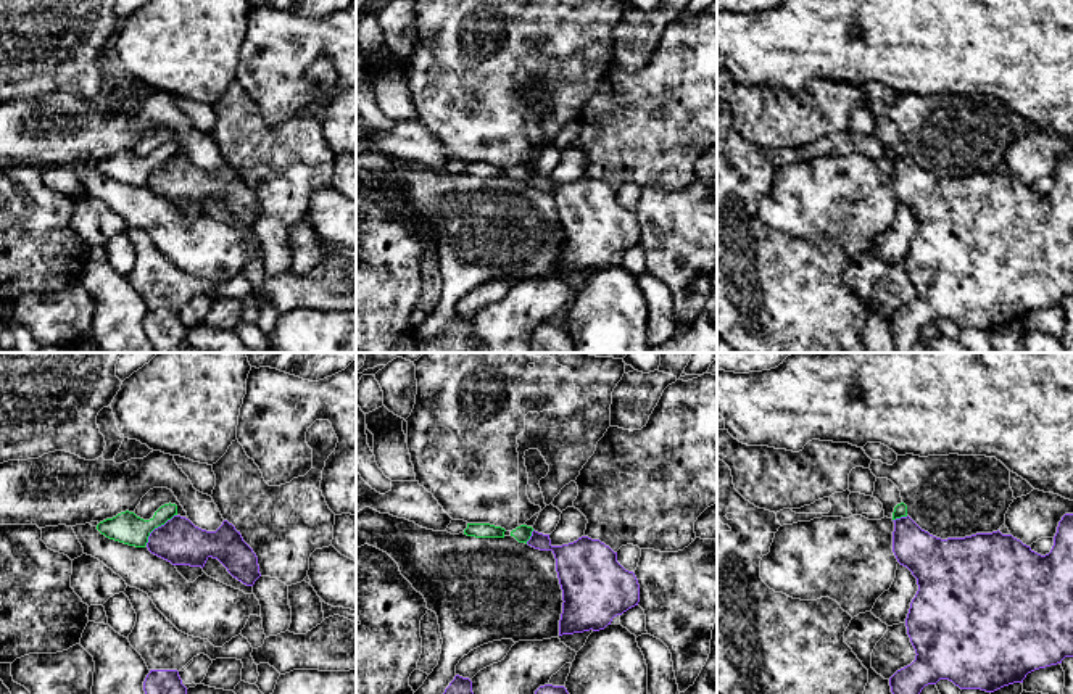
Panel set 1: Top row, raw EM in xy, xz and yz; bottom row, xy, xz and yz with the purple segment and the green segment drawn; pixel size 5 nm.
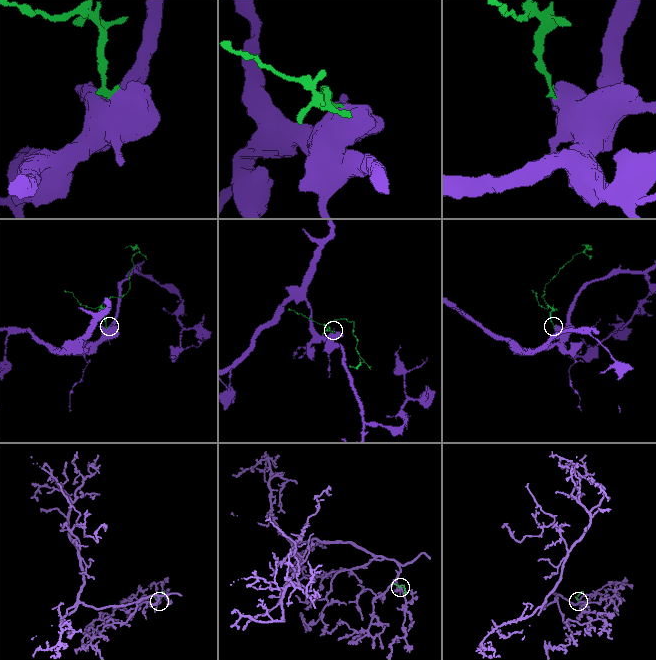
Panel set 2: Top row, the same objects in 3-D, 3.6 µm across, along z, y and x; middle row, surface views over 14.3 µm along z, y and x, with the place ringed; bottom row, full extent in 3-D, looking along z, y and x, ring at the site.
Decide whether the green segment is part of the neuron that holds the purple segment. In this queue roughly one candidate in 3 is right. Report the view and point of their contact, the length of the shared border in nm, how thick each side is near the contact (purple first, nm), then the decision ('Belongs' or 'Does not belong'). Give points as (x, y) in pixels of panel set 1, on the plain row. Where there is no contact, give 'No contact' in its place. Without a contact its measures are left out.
Touches purple at xy (158, 166). Shared border 220 nm. Thickness 220 nm (purple) against 160 nm. Does not belong

